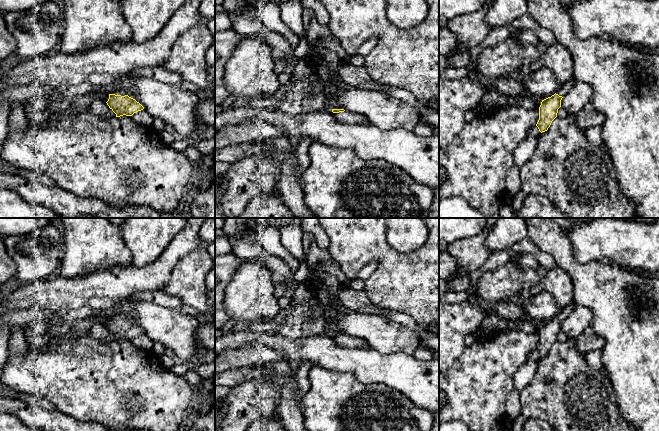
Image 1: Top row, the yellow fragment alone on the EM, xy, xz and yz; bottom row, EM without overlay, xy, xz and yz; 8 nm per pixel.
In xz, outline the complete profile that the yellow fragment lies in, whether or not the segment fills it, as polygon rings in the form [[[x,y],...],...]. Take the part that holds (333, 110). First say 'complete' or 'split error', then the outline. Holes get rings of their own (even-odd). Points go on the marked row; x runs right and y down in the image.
split error; [[[332,109],[336,119],[345,124],[371,126],[371,122],[363,115],[351,113],[344,109]]]

